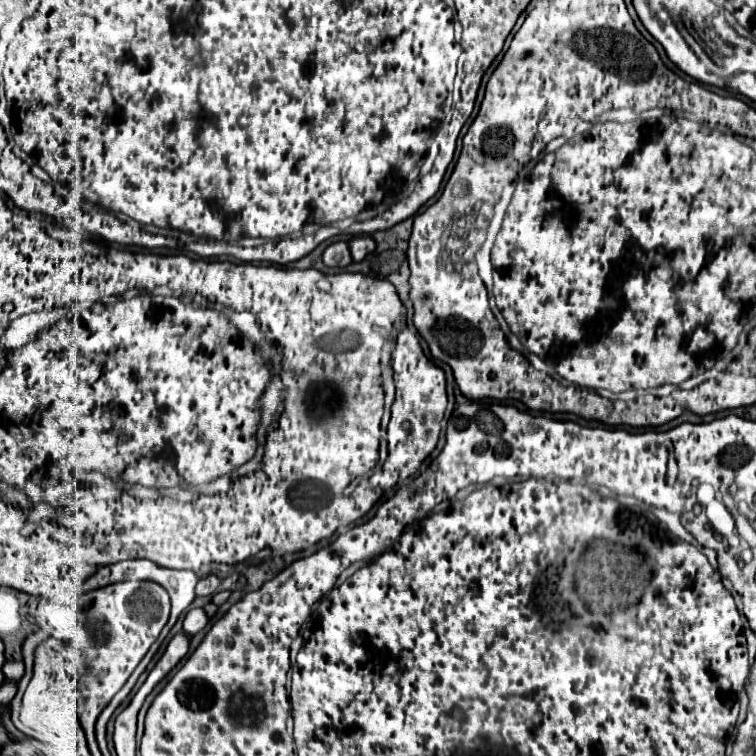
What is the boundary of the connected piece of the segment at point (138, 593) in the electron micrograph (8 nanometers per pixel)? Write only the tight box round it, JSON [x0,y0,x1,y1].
[79,581,169,753]

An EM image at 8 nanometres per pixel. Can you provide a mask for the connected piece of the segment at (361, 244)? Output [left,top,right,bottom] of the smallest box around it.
[349,235,375,261]

